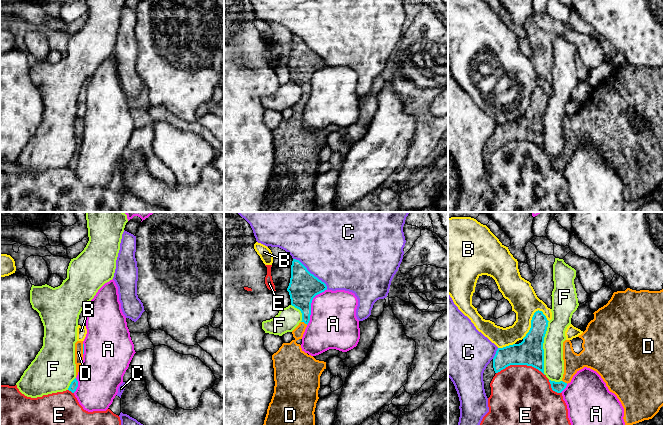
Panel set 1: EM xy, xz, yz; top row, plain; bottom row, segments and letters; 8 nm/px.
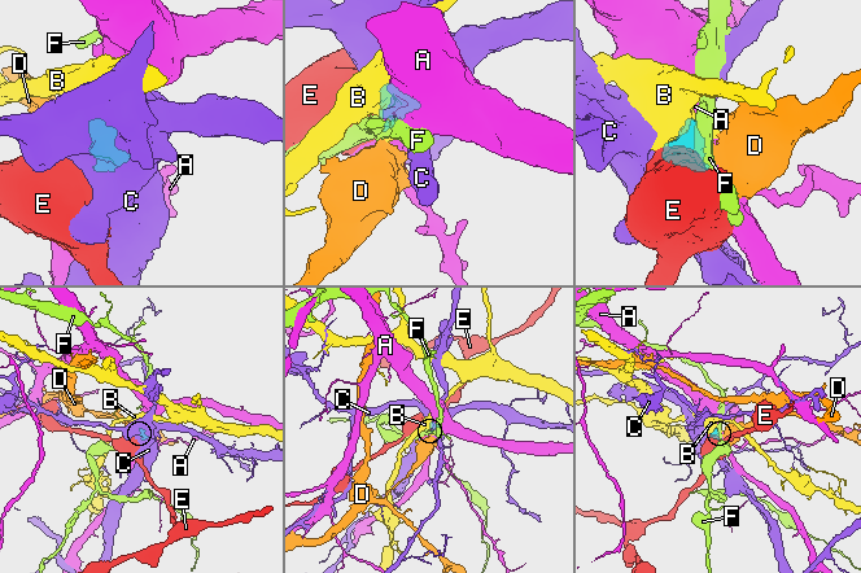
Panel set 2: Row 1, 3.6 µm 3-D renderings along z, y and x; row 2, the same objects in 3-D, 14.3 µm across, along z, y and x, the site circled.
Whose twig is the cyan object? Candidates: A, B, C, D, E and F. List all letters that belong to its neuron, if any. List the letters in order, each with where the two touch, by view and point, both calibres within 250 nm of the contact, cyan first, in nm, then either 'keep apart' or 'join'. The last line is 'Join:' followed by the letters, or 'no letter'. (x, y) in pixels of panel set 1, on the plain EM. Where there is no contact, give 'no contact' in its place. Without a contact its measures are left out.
A: xz (310, 81) | 240/380 nm | keep apart
B: yz (531, 98) | 220/220 nm | keep apart
C: xz (310, 49) | 240/480 nm | keep apart
D: xz (304, 98) | 200/140 nm | join
E: yz (520, 140) | 220/480 nm | keep apart
F: yz (542, 124) | 220/160 nm | keep apart
Join: D

